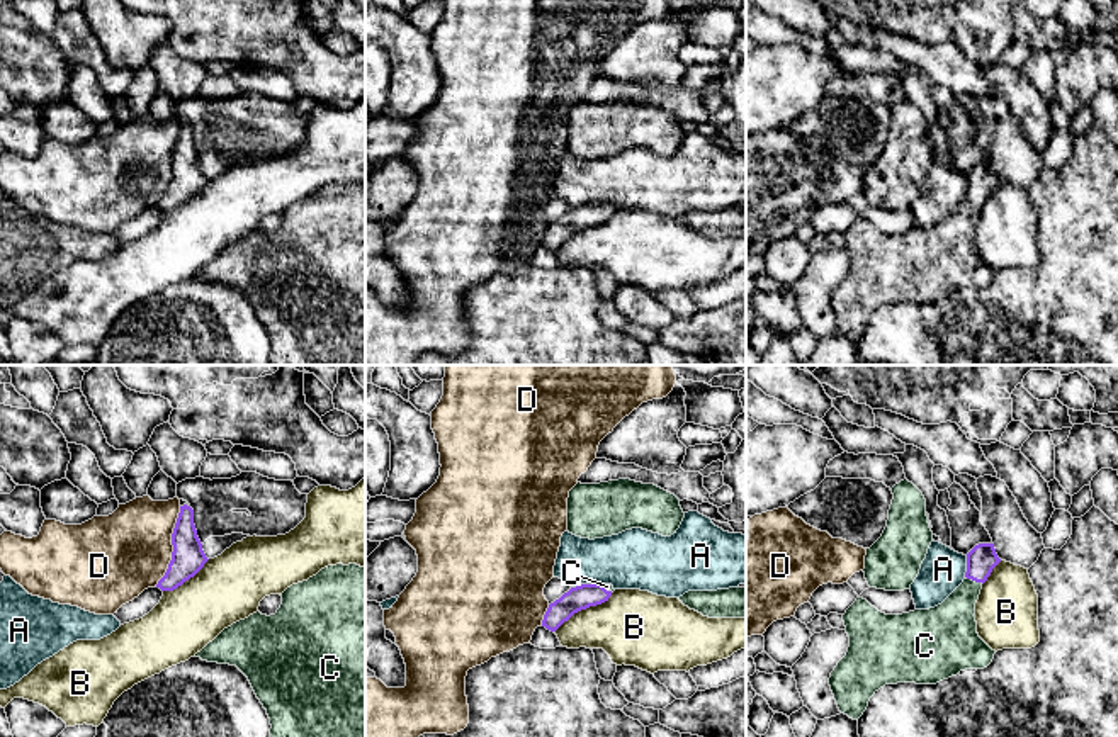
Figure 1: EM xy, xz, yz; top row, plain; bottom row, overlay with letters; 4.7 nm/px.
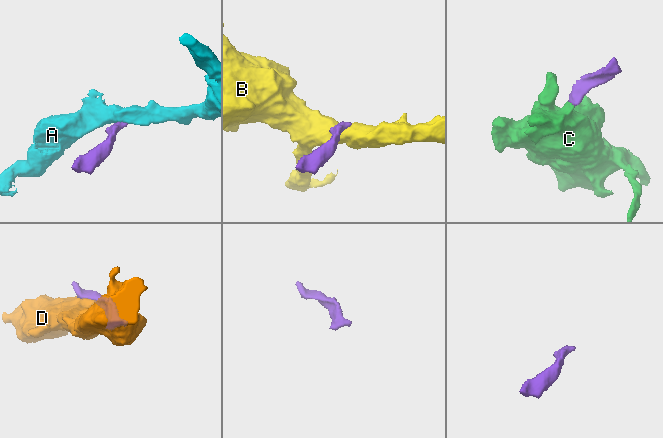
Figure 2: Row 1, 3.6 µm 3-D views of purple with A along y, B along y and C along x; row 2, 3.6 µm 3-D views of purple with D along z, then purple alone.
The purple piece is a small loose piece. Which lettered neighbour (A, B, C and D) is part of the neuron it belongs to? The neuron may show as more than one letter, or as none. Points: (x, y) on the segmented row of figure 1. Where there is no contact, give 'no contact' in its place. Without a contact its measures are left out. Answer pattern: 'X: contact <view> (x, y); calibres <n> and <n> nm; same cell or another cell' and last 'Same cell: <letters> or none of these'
A: contact xz (587, 585); calibres 120 and 280 nm; another cell
B: contact xz (583, 608); calibres 120 and 360 nm; another cell
C: contact yz (974, 579); calibres 140 and 240 nm; same cell
D: contact xy (172, 544); calibres 160 and 400 nm; another cell
Same cell: C

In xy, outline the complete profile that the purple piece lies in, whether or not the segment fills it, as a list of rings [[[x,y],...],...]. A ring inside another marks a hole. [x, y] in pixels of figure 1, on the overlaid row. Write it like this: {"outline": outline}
{"outline": [[[187,504],[180,506],[180,513],[172,533],[172,545],[172,560],[165,576],[156,584],[156,588],[161,591],[177,589],[185,581],[194,577],[209,560],[197,537],[194,509]]]}

